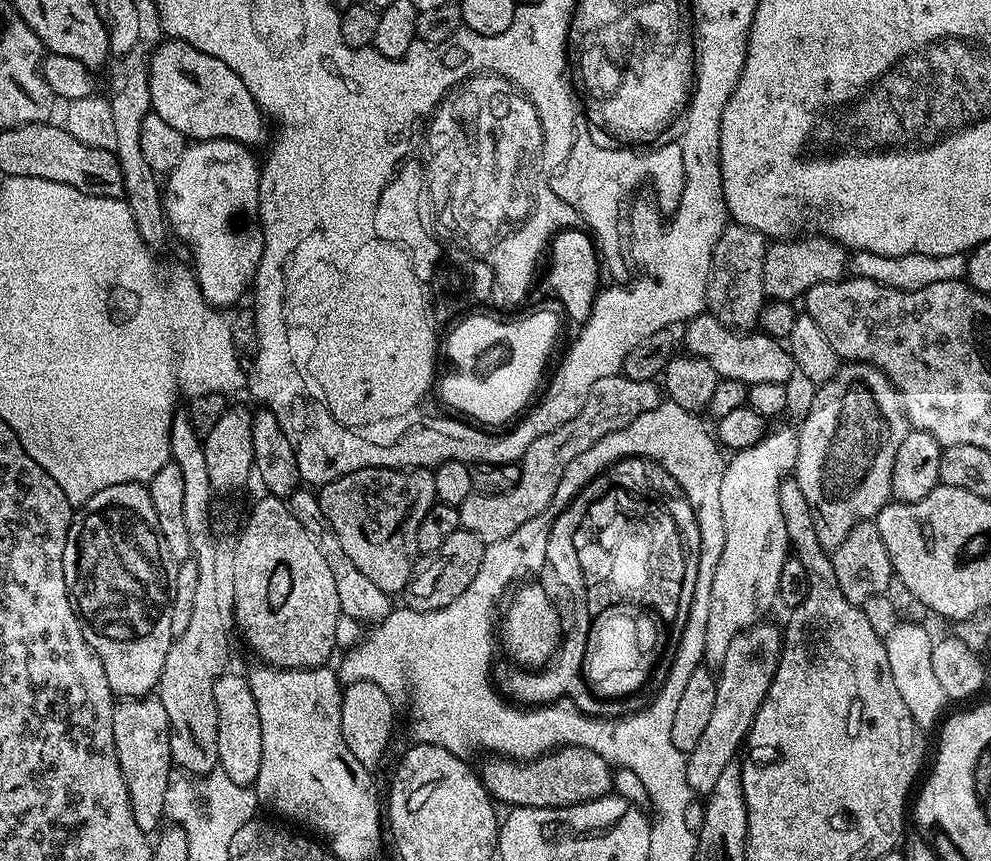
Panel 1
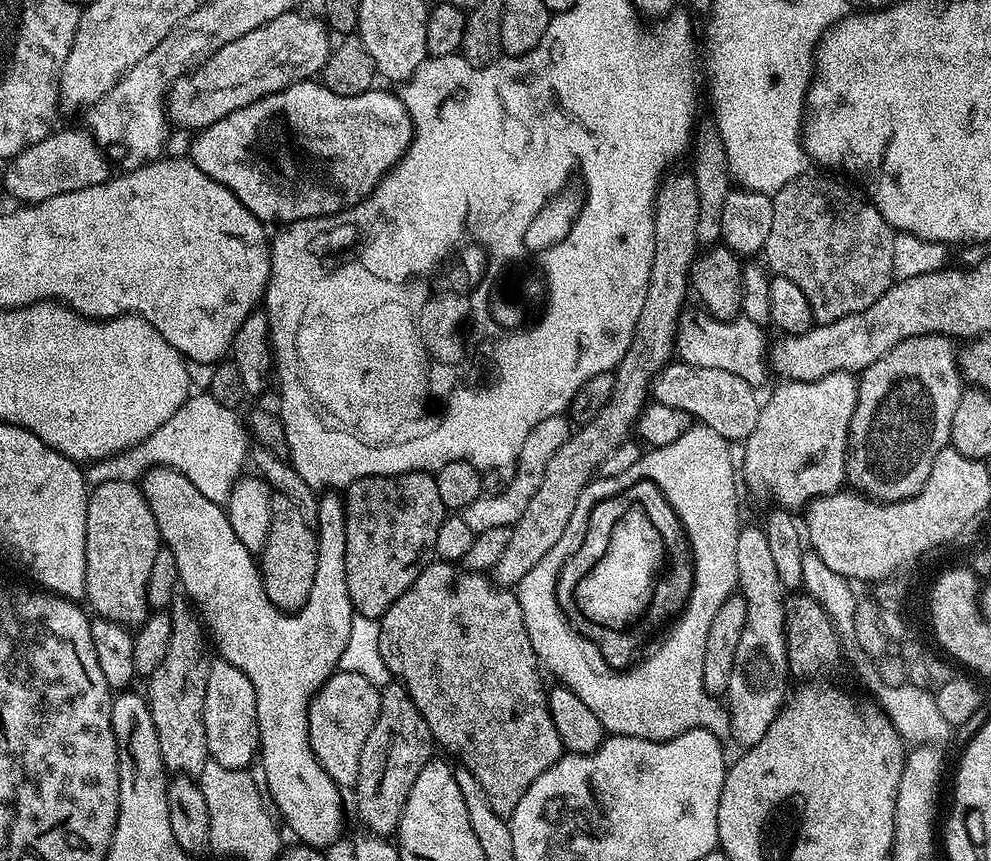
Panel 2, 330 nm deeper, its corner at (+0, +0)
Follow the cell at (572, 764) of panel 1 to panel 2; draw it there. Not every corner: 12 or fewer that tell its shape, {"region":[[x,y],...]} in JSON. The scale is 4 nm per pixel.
{"region":[[424,567],[378,650],[494,814],[566,752],[515,591]]}

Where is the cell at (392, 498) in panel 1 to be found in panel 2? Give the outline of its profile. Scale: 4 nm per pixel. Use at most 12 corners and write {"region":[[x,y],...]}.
{"region":[[431,472],[348,485],[346,590],[379,620],[433,563]]}

